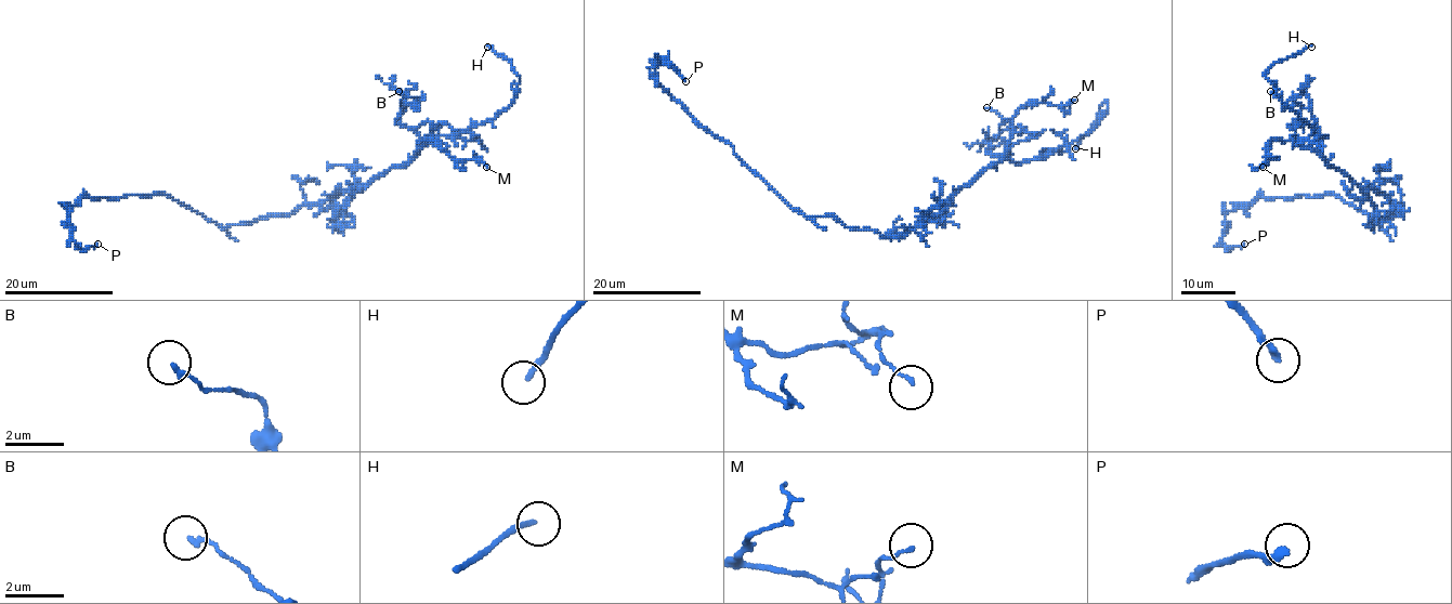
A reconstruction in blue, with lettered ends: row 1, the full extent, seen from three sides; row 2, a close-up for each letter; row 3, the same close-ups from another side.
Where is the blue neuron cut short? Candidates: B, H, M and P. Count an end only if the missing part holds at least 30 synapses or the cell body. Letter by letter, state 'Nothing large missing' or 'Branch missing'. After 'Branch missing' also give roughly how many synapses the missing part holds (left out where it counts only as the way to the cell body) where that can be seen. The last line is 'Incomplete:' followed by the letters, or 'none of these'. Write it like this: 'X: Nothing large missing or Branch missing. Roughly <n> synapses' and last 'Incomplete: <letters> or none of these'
B: Nothing large missing
H: Branch missing
M: Nothing large missing
P: Nothing large missing
Incomplete: H

